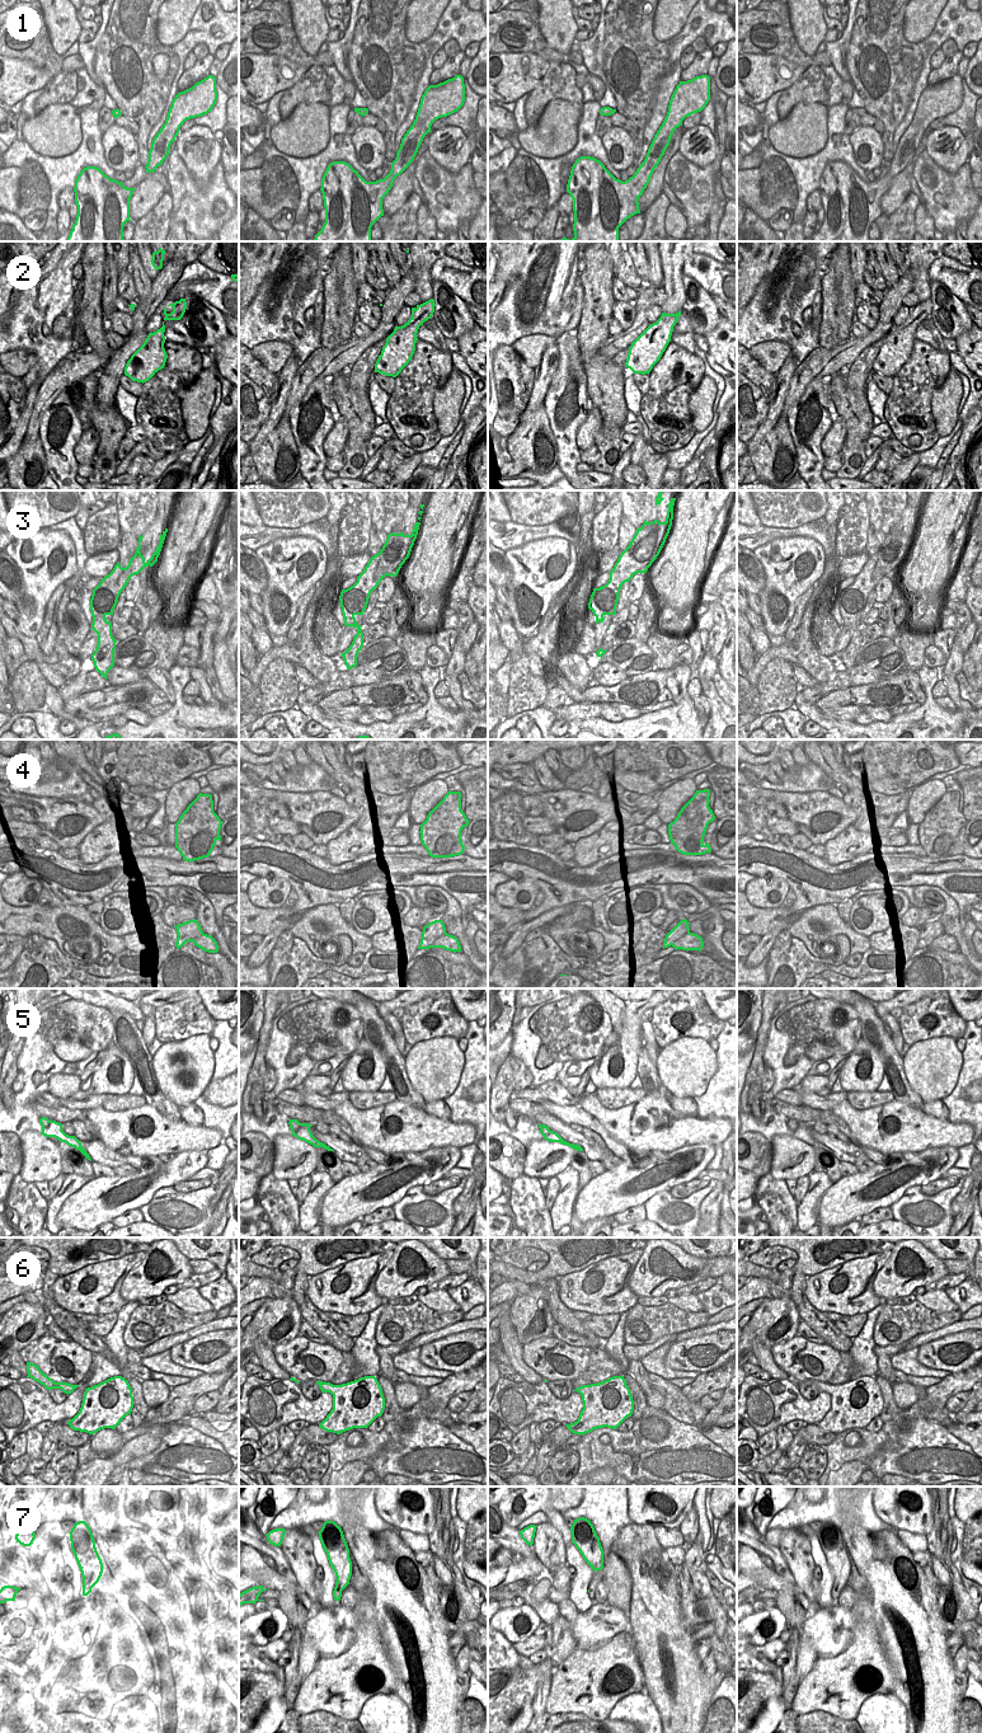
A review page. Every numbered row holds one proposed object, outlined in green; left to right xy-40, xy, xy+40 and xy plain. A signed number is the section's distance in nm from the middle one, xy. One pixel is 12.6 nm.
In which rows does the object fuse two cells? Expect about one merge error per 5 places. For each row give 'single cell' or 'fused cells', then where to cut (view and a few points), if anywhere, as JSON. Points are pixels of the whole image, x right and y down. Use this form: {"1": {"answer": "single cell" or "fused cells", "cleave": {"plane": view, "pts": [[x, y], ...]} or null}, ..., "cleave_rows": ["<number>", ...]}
{"1": {"answer": "single cell", "cleave": null}, "2": {"answer": "fused cells", "cleave": {"plane": "xy+40", "pts": [[661, 316], [675, 324]]}}, "3": {"answer": "single cell", "cleave": null}, "4": {"answer": "fused cells", "cleave": {"plane": "xy", "pts": [[446, 933], [431, 947]]}}, "5": {"answer": "single cell", "cleave": null}, "6": {"answer": "single cell", "cleave": null}, "7": {"answer": "single cell", "cleave": null}, "cleave_rows": ["2", "4"]}

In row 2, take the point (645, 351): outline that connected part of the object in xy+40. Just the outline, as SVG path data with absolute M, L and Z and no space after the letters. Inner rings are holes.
M662 318L650 324L629 347L625 366L634 374L649 374L671 342L675 325Z

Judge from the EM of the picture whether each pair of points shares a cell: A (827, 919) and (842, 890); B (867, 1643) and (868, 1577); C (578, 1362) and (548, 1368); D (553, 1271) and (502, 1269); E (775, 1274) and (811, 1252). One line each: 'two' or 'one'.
A: two
B: two
C: one
D: one
E: one

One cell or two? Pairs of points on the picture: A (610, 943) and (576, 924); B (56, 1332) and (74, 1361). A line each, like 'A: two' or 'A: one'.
A: one
B: two

